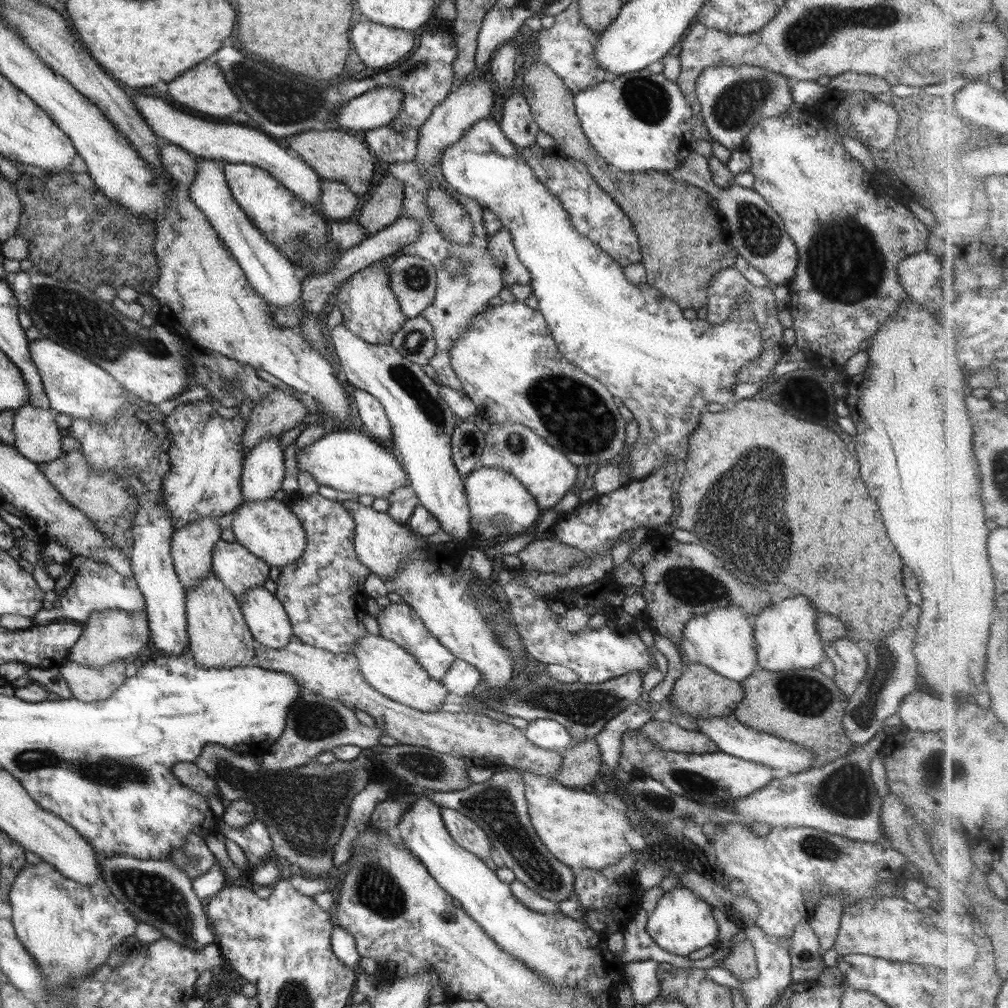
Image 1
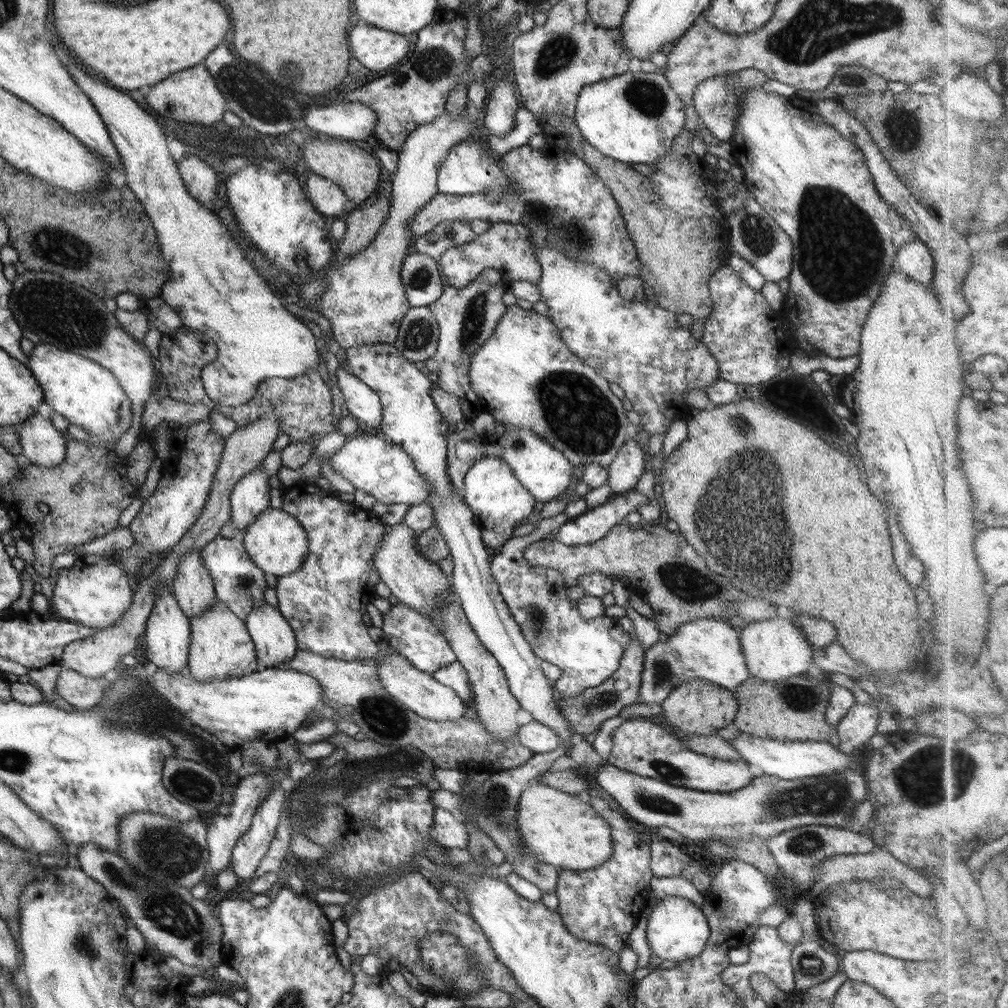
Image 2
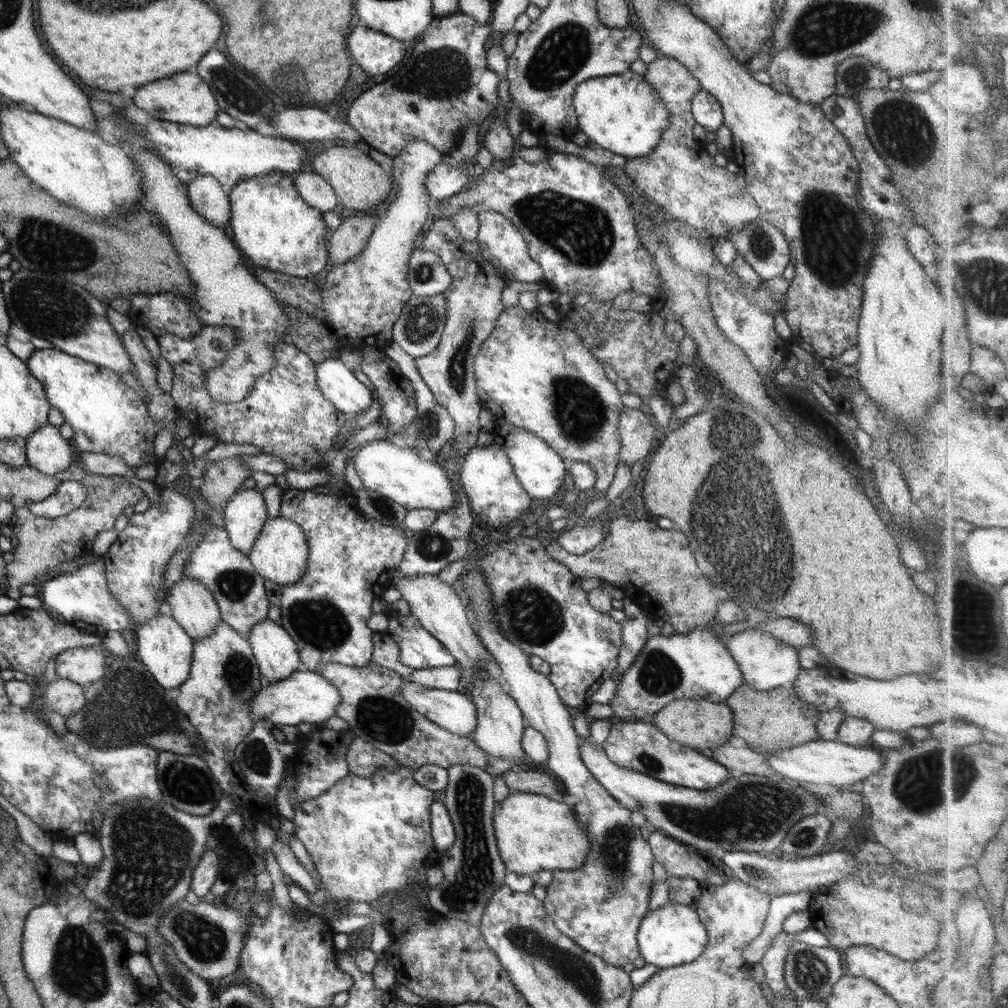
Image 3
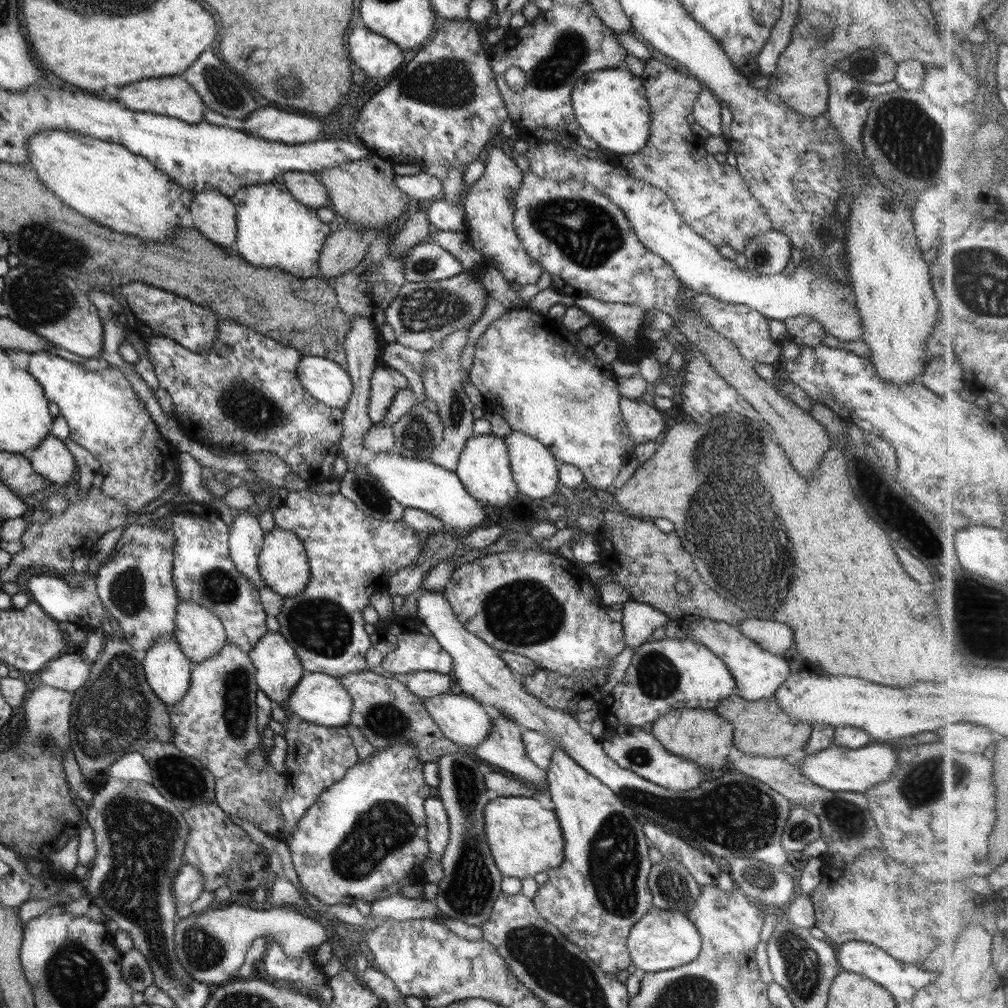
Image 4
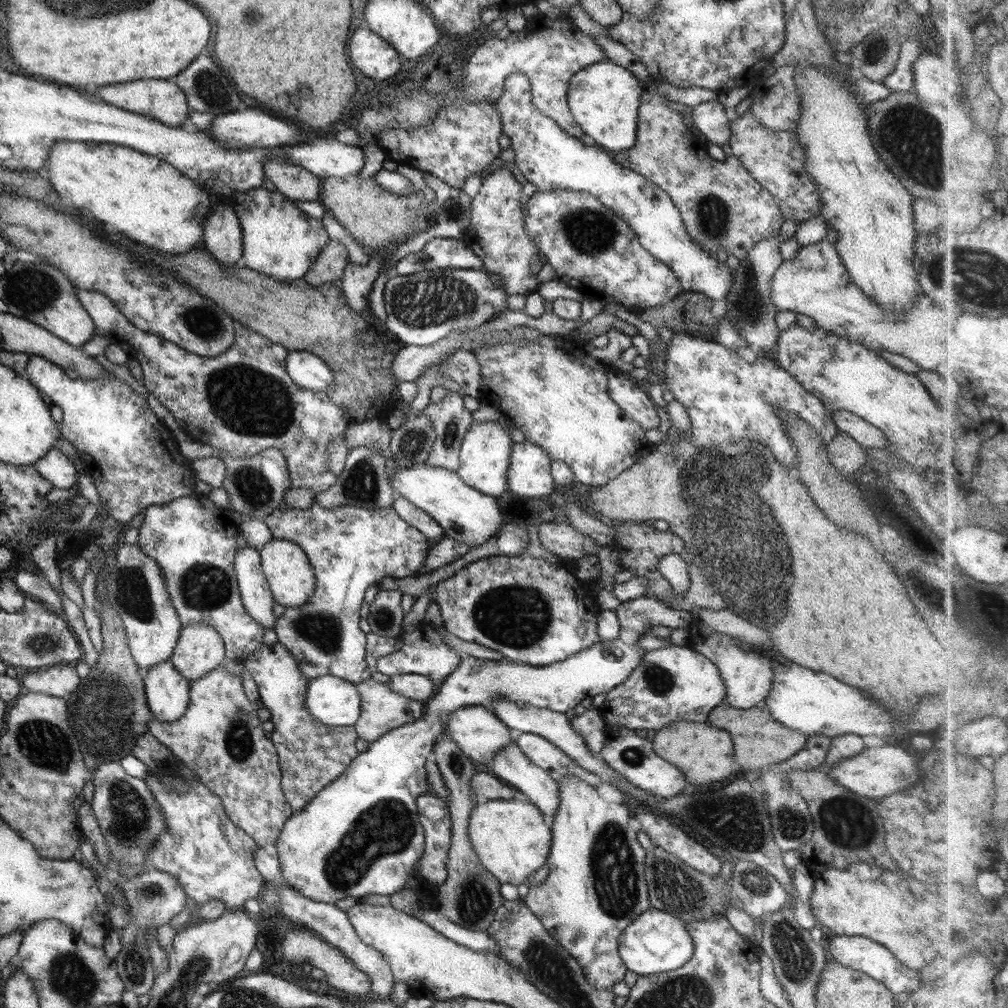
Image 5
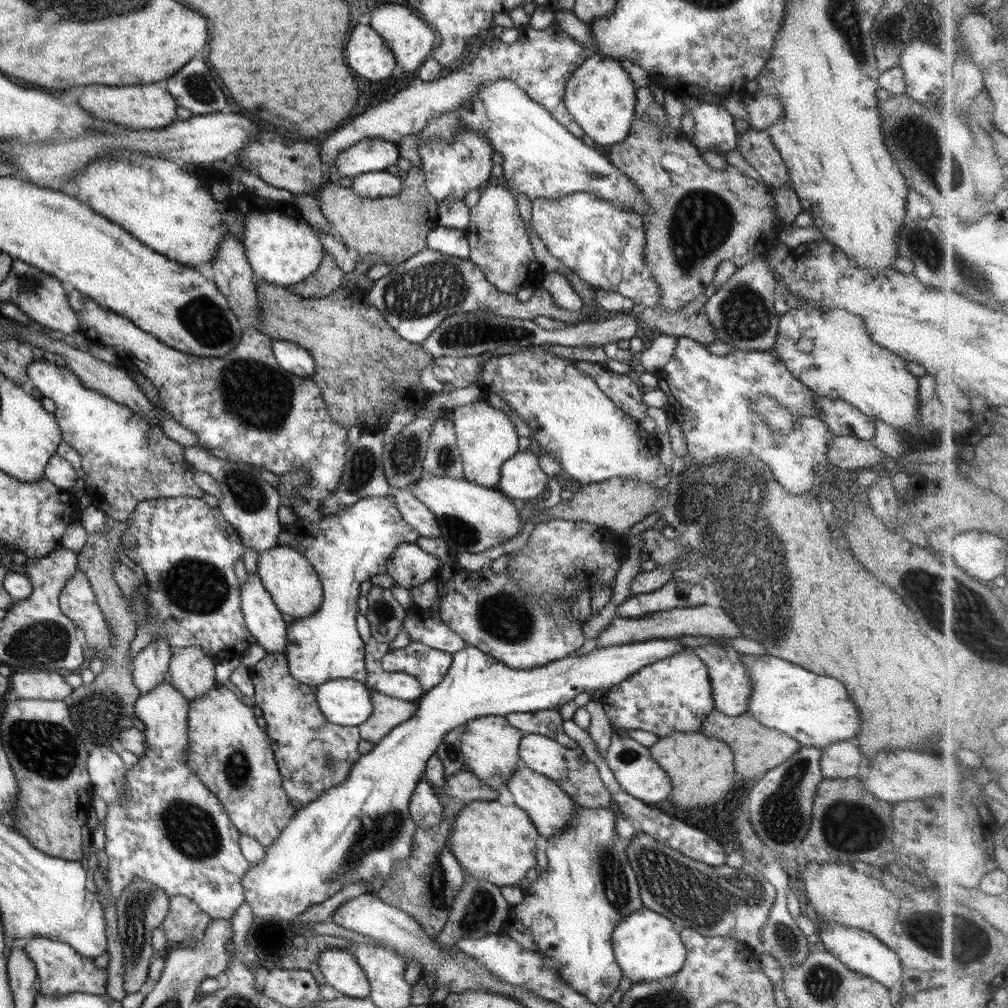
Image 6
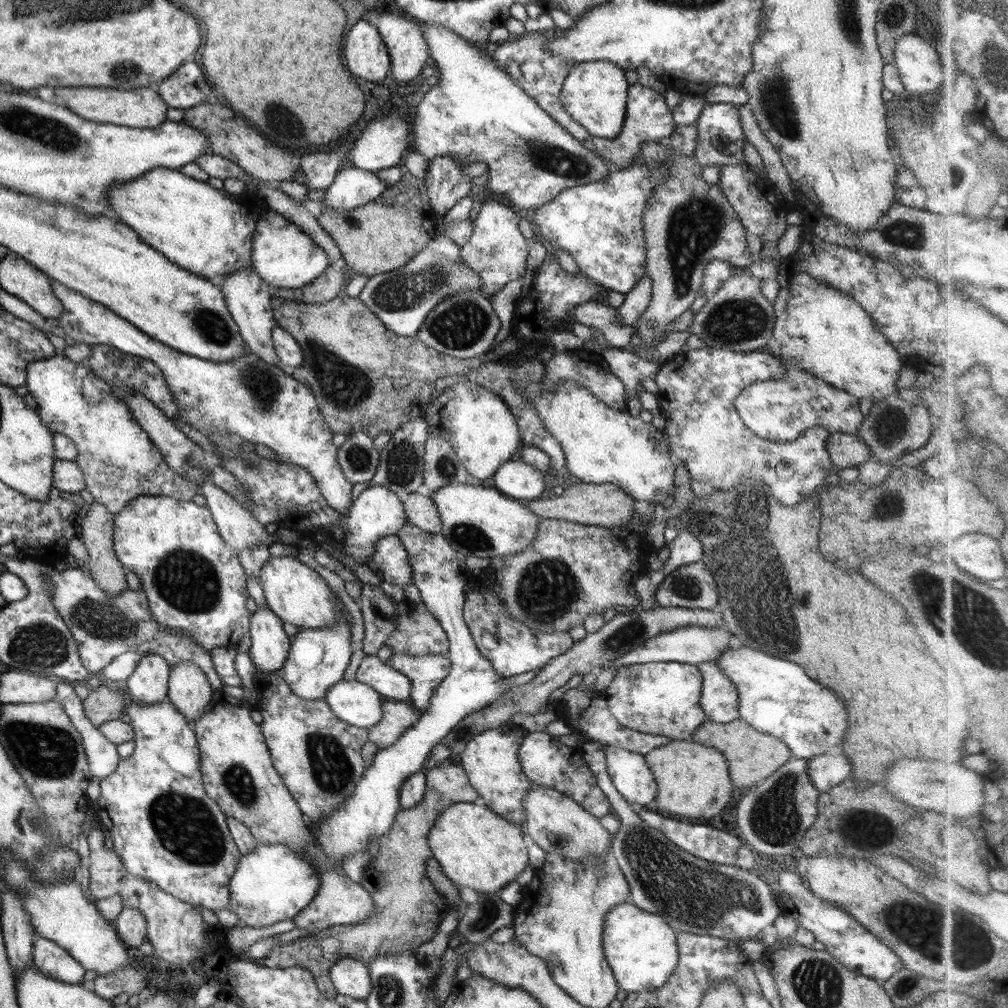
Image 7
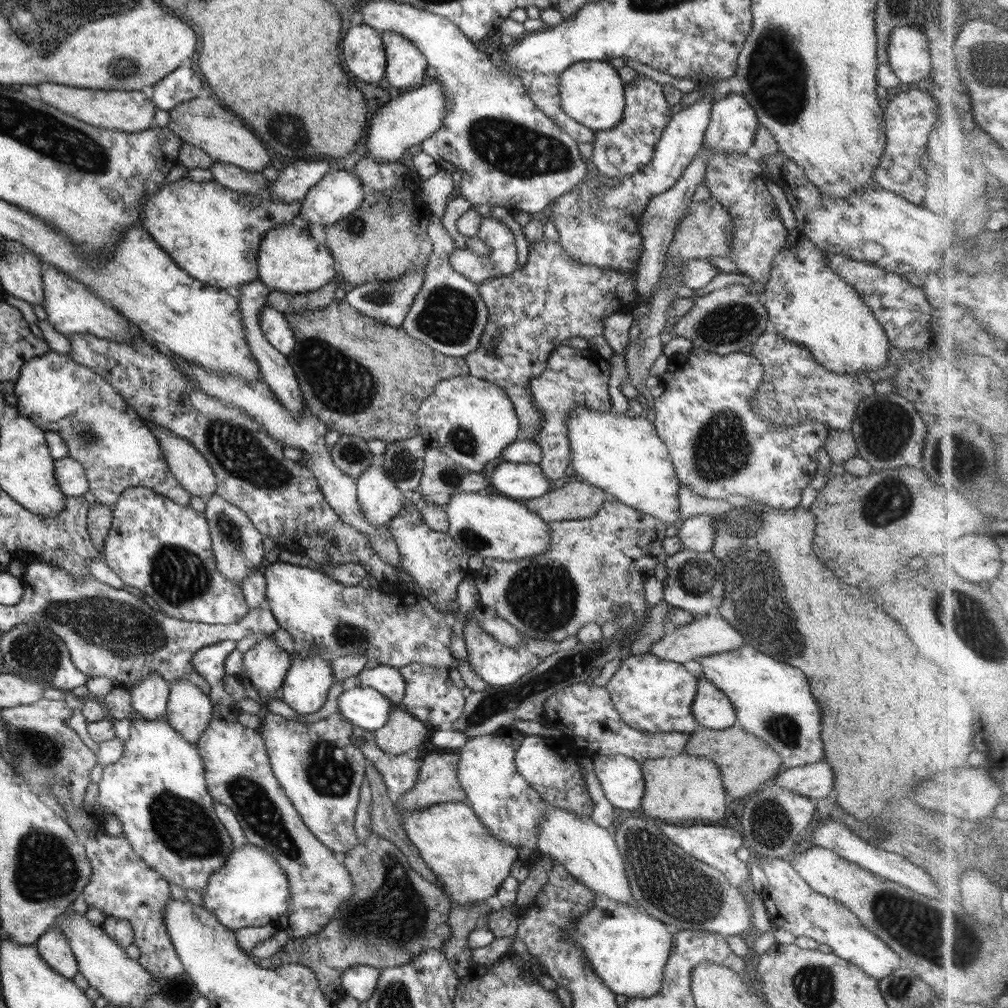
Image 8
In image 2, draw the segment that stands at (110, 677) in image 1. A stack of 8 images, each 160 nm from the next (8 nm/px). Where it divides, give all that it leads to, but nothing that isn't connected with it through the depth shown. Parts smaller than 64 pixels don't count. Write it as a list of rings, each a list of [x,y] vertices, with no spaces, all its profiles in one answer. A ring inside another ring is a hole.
[[[61,667],[56,683],[56,693],[60,704],[68,702],[74,708],[86,710],[102,700],[102,692],[110,686],[110,681],[101,678],[88,678],[70,668]]]

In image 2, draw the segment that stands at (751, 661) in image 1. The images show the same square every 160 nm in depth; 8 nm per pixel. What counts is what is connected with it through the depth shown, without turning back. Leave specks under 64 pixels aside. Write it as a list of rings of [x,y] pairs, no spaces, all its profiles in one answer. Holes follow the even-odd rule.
[[[703,618],[687,621],[678,628],[677,634],[648,647],[643,658],[637,702],[661,704],[684,680],[701,678],[725,690],[733,690],[740,686],[751,677],[741,651],[740,631],[740,627],[732,626],[725,620]]]

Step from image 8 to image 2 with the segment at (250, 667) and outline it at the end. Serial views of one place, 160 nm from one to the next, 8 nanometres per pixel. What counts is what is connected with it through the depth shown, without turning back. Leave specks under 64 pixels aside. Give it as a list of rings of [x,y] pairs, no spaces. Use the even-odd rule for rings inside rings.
[[[263,465],[250,474],[243,476],[236,483],[232,490],[230,506],[233,526],[236,526],[237,530],[244,531],[258,518],[259,514],[262,514],[270,506],[270,490],[272,489],[269,486],[269,476],[264,472]]]

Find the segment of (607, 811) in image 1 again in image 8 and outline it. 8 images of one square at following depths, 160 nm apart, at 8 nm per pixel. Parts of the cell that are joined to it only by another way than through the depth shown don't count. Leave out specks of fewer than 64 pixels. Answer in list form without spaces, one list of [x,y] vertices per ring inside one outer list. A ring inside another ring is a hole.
[[[438,803],[428,808],[404,811],[401,814],[401,826],[408,841],[418,849],[420,859],[436,875],[442,893],[456,905],[474,904],[495,896],[502,881],[510,876],[511,866],[518,860],[516,848],[496,841],[472,807],[465,803]]]

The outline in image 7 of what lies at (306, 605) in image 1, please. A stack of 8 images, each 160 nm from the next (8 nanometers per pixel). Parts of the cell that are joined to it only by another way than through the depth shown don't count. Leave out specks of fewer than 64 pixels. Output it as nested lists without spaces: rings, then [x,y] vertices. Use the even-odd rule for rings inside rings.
[[[368,486],[356,500],[353,501],[349,512],[345,515],[345,521],[349,528],[349,534],[344,537],[344,550],[348,552],[349,559],[354,559],[355,563],[365,565],[375,549],[375,542],[382,537],[395,535],[401,530],[403,524],[408,521],[403,505],[403,498],[388,490],[384,486]],[[339,610],[339,622],[334,627],[306,629],[291,636],[289,653],[281,672],[289,689],[296,696],[304,700],[319,700],[331,686],[342,680],[354,648],[351,641],[351,623],[347,620],[348,616]]]

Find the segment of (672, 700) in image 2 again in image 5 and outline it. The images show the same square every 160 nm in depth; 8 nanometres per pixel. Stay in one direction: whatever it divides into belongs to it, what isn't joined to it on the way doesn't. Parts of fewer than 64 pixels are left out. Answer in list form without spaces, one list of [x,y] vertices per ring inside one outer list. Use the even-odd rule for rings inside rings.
[[[677,720],[656,730],[650,739],[654,752],[679,768],[684,773],[686,782],[692,786],[706,786],[712,782],[726,784],[726,778],[738,767],[738,763],[735,761],[733,740],[729,732],[710,726],[707,722]]]

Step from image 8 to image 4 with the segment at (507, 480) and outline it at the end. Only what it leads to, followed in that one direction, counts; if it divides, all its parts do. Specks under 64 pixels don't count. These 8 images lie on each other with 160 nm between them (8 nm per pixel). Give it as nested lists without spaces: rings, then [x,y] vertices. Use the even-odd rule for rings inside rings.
[[[512,431],[503,439],[507,444],[512,476],[518,491],[530,499],[550,498],[558,488],[559,461],[540,441]]]

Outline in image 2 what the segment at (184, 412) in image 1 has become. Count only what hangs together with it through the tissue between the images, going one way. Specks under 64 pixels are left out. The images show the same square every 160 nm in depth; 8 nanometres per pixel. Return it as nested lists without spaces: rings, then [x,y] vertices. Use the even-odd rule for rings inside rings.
[[[209,419],[184,427],[172,426],[171,455],[165,460],[156,492],[142,503],[140,511],[129,524],[135,543],[115,556],[132,580],[138,582],[143,562],[160,556],[164,550],[173,549],[196,522],[212,490],[212,479],[221,459],[224,440],[212,431]]]

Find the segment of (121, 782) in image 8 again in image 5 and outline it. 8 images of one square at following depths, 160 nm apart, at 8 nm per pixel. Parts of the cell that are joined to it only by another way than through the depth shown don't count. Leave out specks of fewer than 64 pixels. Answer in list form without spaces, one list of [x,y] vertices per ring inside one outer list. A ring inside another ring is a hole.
[[[170,659],[143,674],[148,708],[158,723],[172,723],[184,716],[189,705],[190,683],[174,670]],[[152,772],[143,779],[155,802],[159,804],[159,809],[167,818],[165,824],[168,826],[158,836],[156,846],[146,854],[144,863],[148,865],[148,868],[154,868],[175,876],[184,893],[198,904],[218,900],[223,901],[227,910],[242,910],[248,900],[259,898],[266,880],[260,875],[256,869],[256,863],[254,863],[254,851],[258,845],[249,834],[237,828],[236,824],[230,820],[221,798],[216,796],[207,786],[192,786],[182,792],[173,791],[162,784]]]

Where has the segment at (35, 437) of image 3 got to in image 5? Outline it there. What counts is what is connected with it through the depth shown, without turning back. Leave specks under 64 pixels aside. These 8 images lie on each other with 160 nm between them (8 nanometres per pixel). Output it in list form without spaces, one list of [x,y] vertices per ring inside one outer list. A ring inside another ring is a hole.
[[[58,446],[34,464],[34,468],[47,478],[55,488],[70,489],[76,484],[76,467],[73,461]]]

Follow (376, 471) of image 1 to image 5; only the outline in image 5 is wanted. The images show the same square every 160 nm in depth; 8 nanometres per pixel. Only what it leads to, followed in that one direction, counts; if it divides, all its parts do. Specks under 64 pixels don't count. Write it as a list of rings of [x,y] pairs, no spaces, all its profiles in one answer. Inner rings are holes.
[[[425,463],[397,468],[388,482],[395,496],[402,496],[414,506],[427,512],[444,530],[448,538],[464,542],[469,550],[488,542],[502,526],[502,512],[496,499],[486,496],[465,484],[457,472],[446,468],[434,468]]]

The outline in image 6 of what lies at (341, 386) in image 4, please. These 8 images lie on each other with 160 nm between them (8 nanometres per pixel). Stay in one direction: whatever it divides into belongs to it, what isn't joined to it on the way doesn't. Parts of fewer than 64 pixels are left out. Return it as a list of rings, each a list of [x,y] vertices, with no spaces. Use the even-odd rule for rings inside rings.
[[[272,339],[271,346],[274,359],[281,369],[298,376],[298,378],[312,380],[316,371],[315,361],[312,359],[310,352],[289,340]]]

